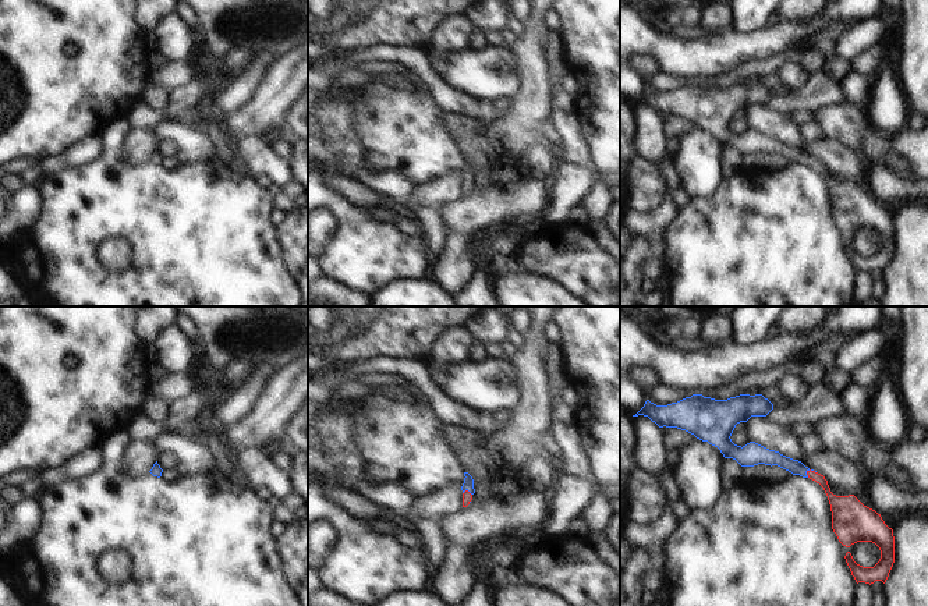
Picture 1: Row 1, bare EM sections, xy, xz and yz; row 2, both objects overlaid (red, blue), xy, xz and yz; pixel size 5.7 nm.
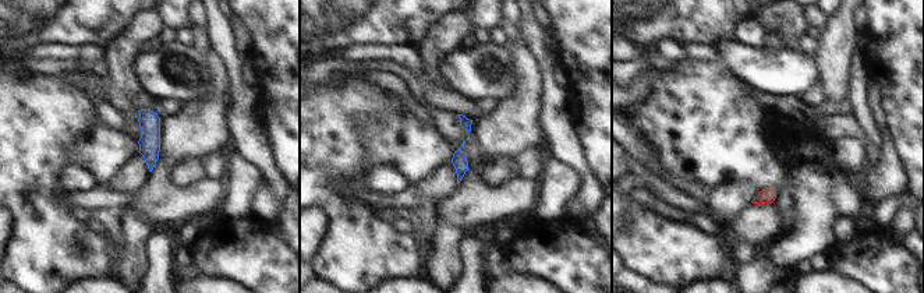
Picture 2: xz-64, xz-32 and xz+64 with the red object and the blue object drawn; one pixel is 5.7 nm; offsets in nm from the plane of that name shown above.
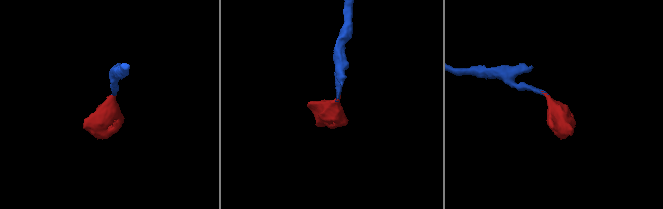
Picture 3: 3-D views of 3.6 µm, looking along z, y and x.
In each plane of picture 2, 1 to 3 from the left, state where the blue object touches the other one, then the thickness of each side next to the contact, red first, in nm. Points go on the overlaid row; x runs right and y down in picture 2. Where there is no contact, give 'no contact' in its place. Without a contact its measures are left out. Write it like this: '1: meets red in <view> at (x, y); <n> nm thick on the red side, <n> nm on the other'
1: no contact
2: no contact
3: no contact

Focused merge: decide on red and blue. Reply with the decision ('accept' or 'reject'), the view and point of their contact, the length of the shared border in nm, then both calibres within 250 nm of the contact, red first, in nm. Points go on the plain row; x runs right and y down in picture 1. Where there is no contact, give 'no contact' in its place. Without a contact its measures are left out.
accept; meets red in yz at (810, 158); contact 70 nm long; 100 nm thick on the red side, 100 nm on the other

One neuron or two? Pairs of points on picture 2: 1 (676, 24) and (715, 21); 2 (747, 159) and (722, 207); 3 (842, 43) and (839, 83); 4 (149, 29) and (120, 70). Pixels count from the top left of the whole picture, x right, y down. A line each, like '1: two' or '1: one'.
1: one
2: two
3: one
4: one

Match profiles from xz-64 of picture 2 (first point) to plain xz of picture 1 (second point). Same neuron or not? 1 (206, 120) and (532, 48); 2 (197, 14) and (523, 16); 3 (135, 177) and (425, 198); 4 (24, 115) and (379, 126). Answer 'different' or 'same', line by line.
1: same
2: same
3: same
4: different

